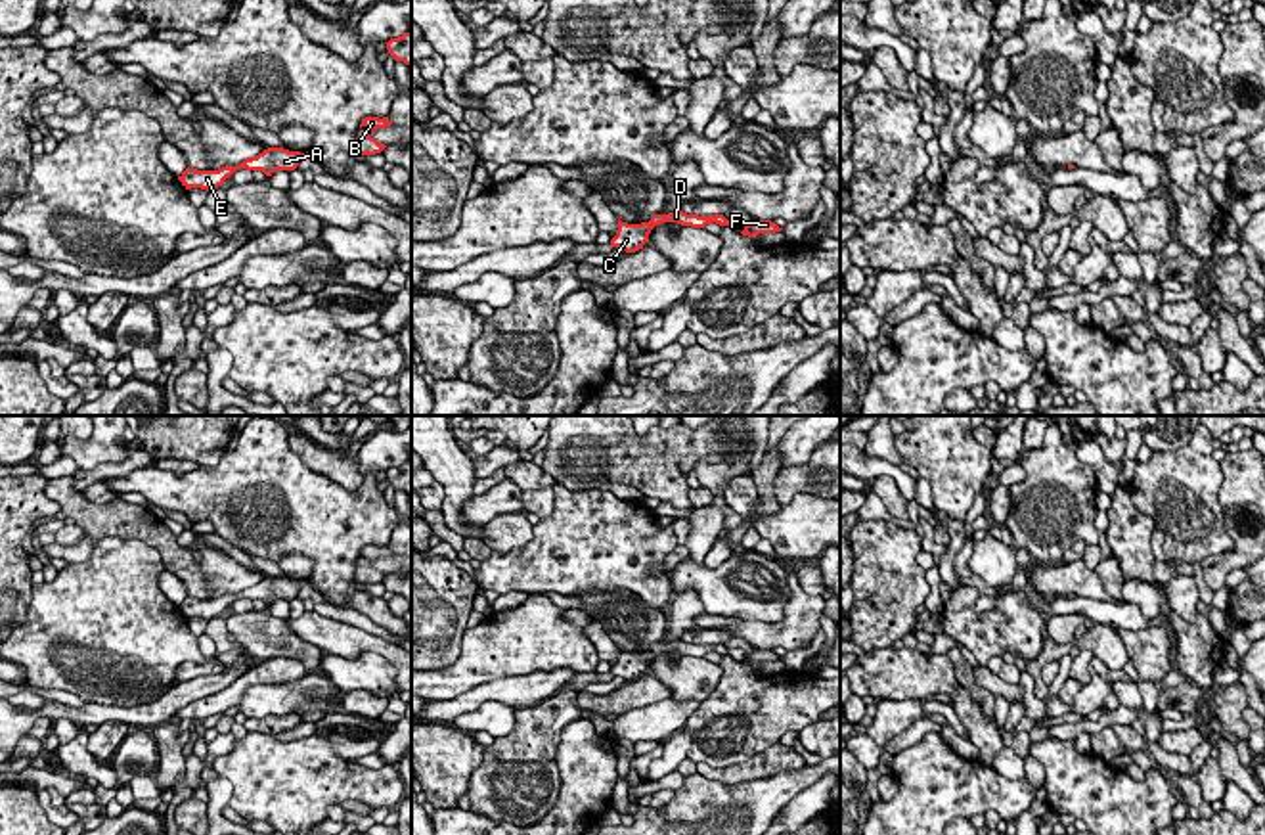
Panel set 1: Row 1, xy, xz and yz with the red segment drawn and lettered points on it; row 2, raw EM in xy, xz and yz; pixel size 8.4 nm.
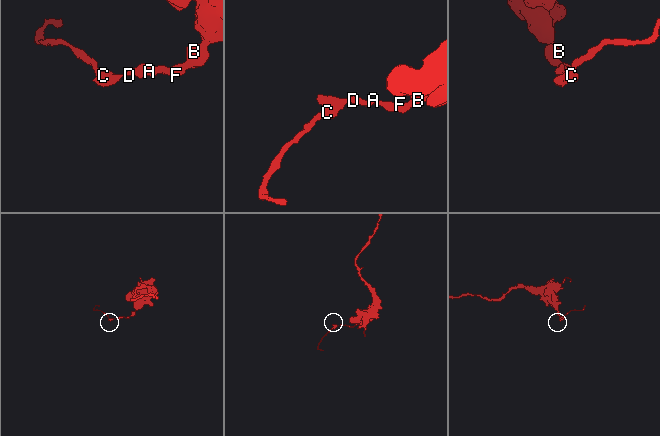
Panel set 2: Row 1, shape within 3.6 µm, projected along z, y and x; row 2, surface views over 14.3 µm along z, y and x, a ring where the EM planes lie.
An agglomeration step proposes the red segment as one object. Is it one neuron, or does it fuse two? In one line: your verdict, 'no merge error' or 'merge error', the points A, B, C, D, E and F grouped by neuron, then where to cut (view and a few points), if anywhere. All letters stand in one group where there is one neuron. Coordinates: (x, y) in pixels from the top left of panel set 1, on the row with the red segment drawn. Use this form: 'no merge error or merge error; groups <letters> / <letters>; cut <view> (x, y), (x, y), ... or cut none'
no merge error; groups A B C D E F; cut none

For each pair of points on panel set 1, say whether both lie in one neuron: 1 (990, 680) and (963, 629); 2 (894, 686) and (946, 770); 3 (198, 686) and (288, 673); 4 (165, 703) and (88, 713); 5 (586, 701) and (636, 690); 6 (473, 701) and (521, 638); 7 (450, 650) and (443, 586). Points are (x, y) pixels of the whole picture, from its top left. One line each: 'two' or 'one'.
1: two
2: two
3: two
4: one
5: one
6: two
7: one

